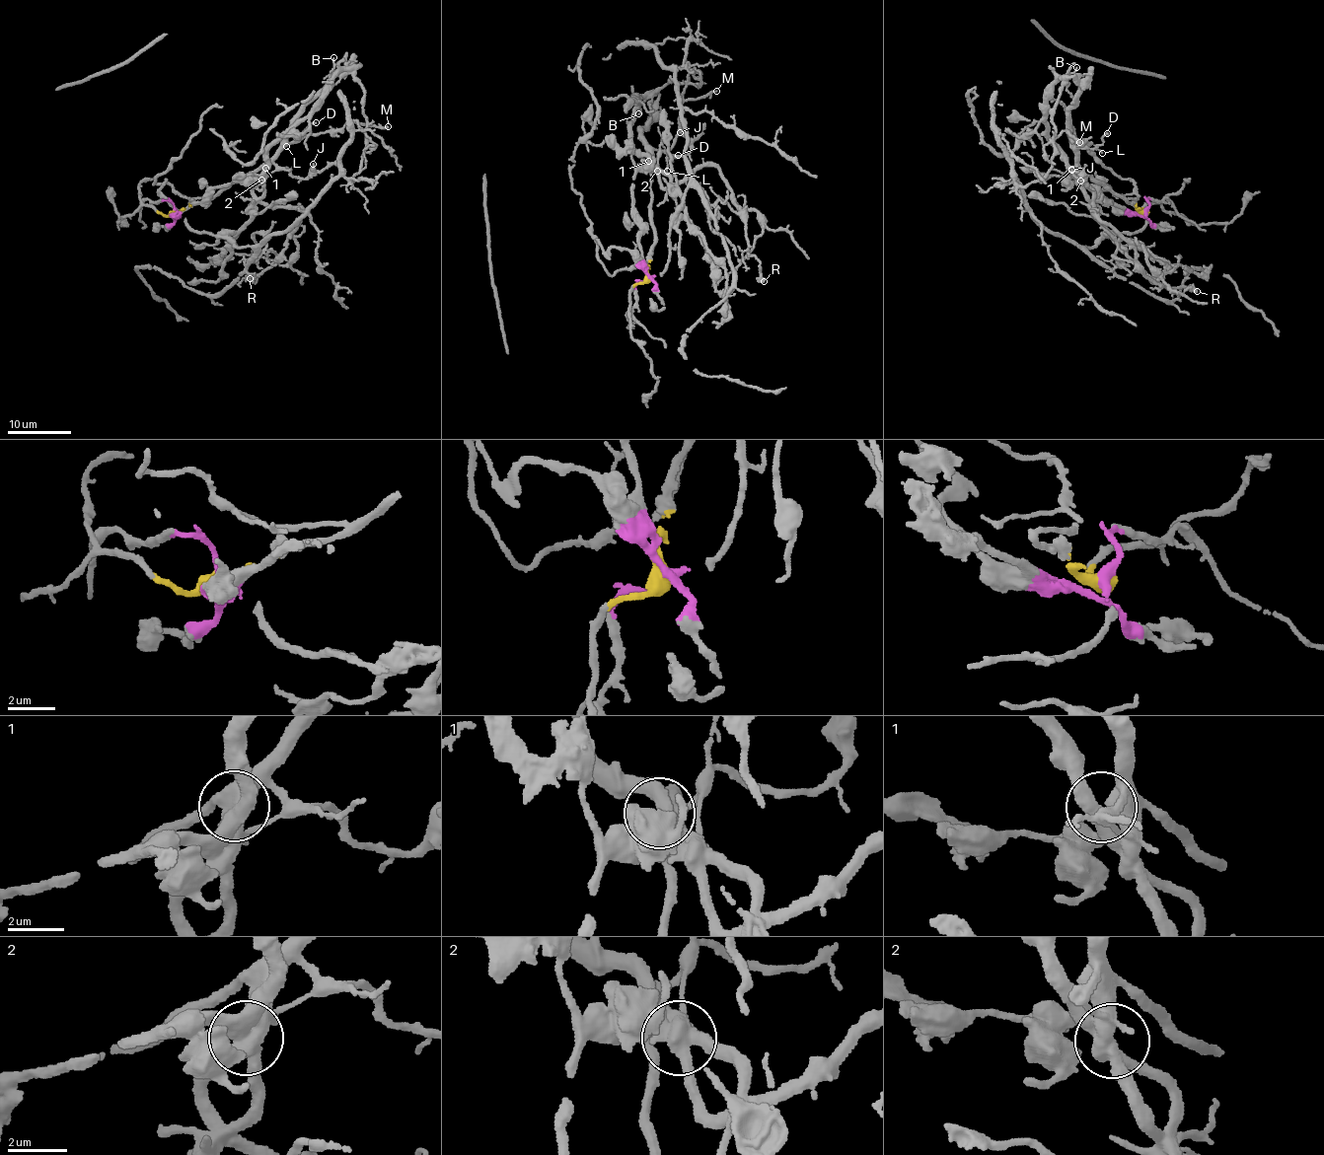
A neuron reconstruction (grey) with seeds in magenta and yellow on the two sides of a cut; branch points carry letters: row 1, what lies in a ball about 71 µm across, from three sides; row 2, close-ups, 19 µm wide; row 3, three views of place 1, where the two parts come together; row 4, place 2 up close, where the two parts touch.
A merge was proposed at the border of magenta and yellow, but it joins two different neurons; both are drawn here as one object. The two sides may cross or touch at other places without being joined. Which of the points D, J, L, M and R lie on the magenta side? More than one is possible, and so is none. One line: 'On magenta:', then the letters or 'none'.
On magenta: none

